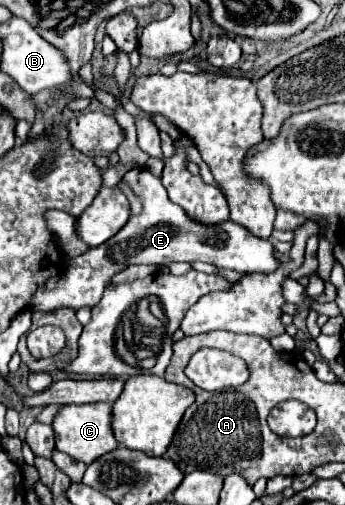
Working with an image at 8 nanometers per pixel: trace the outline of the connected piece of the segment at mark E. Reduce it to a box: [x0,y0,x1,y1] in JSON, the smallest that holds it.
[32,169,280,311]

